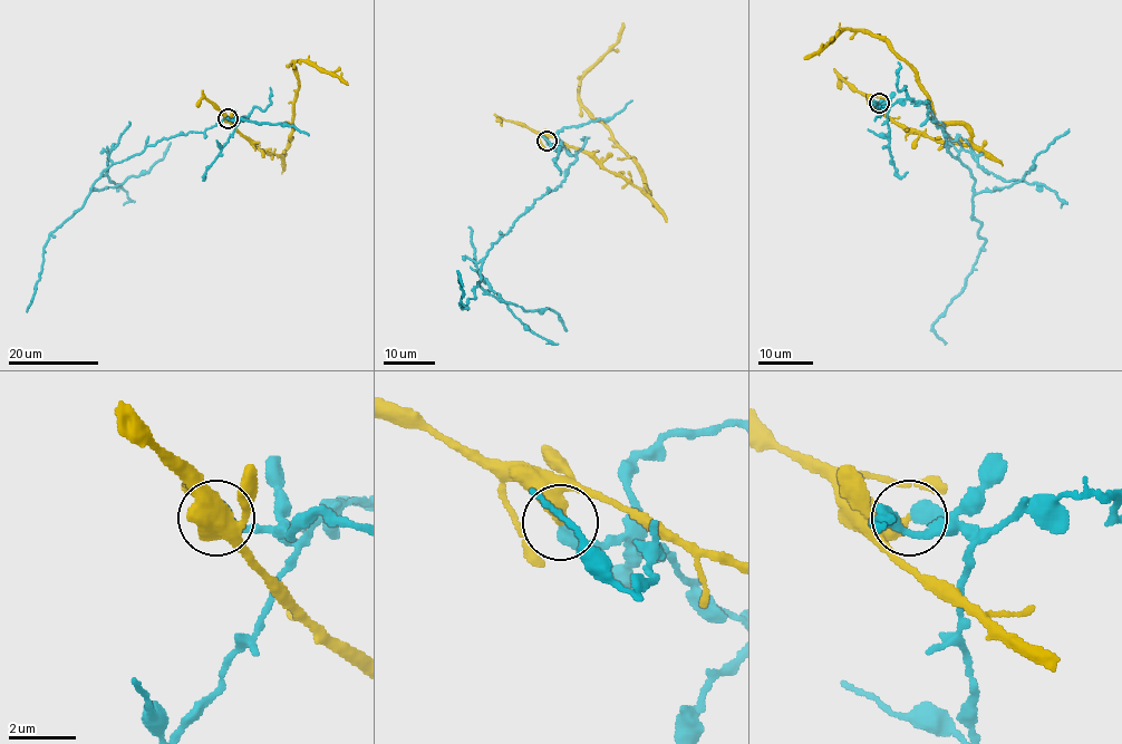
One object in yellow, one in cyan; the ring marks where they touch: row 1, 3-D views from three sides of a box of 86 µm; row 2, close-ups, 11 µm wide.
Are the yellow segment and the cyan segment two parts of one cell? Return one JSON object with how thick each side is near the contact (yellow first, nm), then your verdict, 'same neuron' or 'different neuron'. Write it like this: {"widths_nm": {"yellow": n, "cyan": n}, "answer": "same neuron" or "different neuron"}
{"widths_nm": {"yellow": 500, "cyan": 440}, "answer": "different neuron"}

